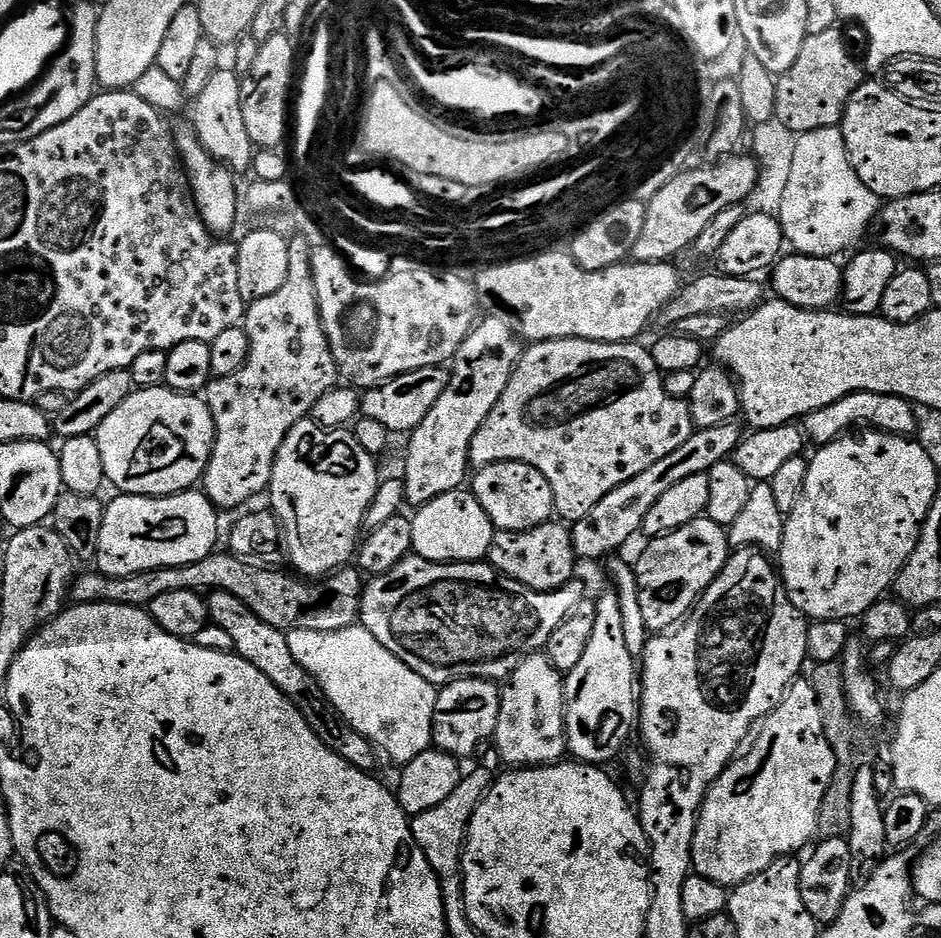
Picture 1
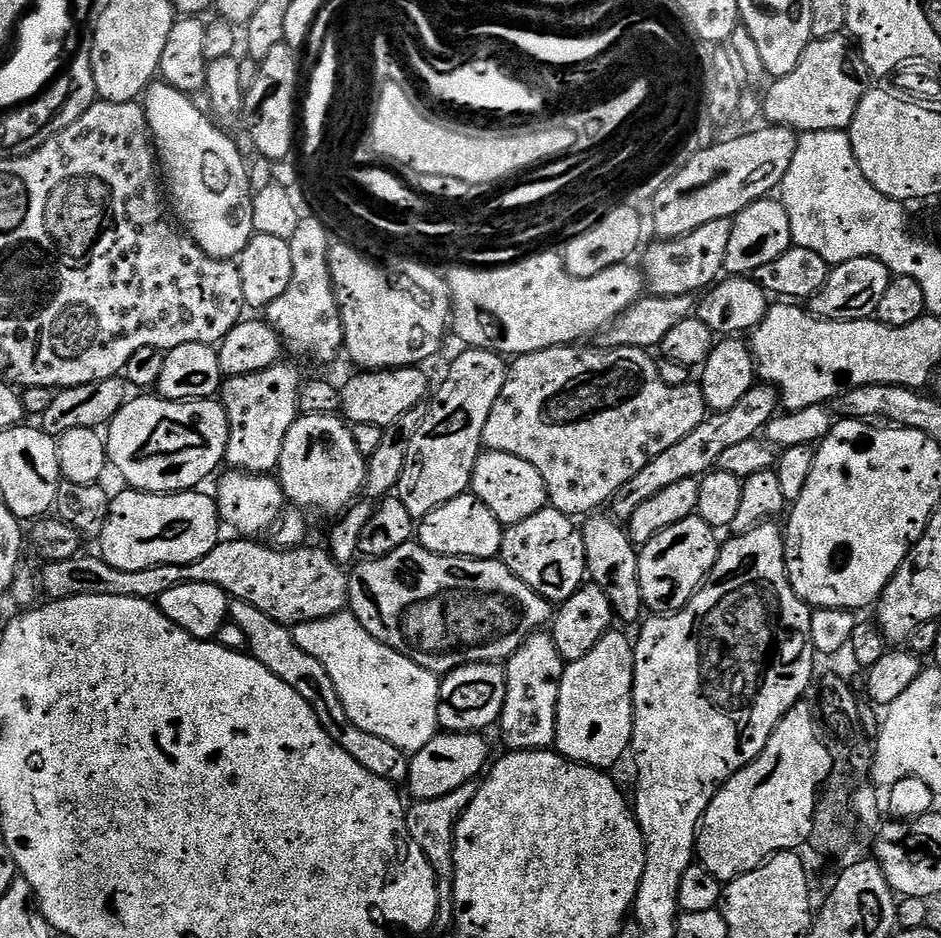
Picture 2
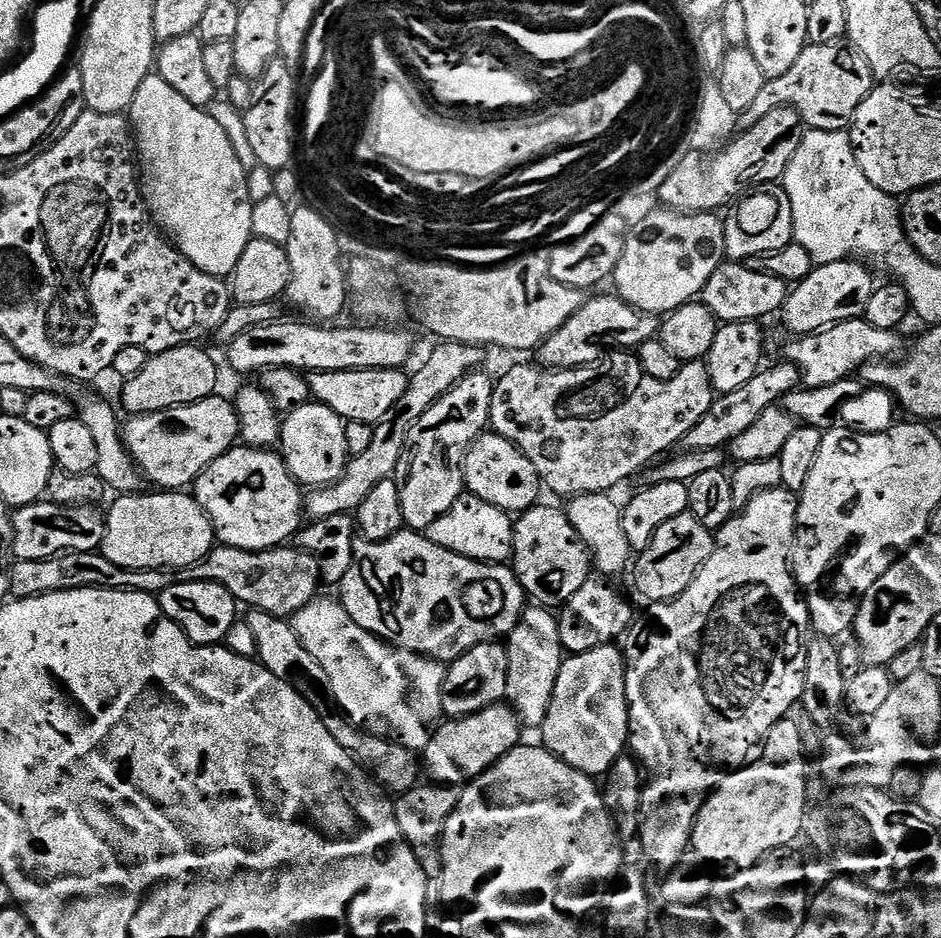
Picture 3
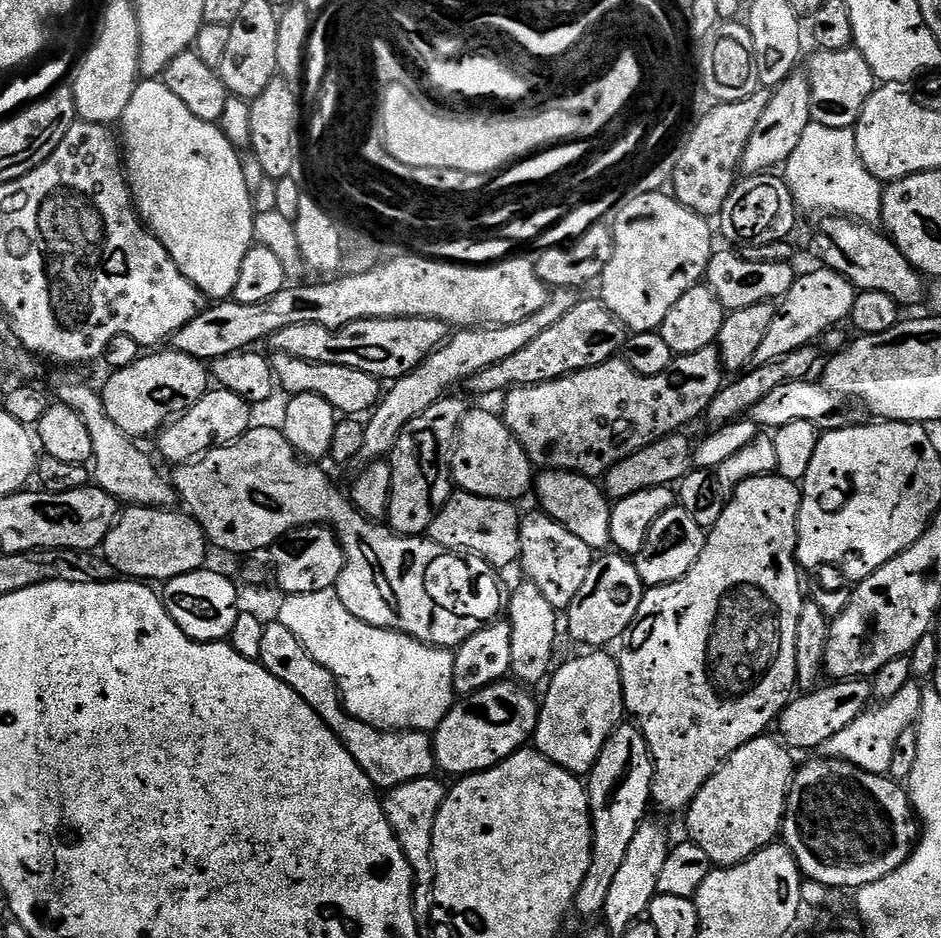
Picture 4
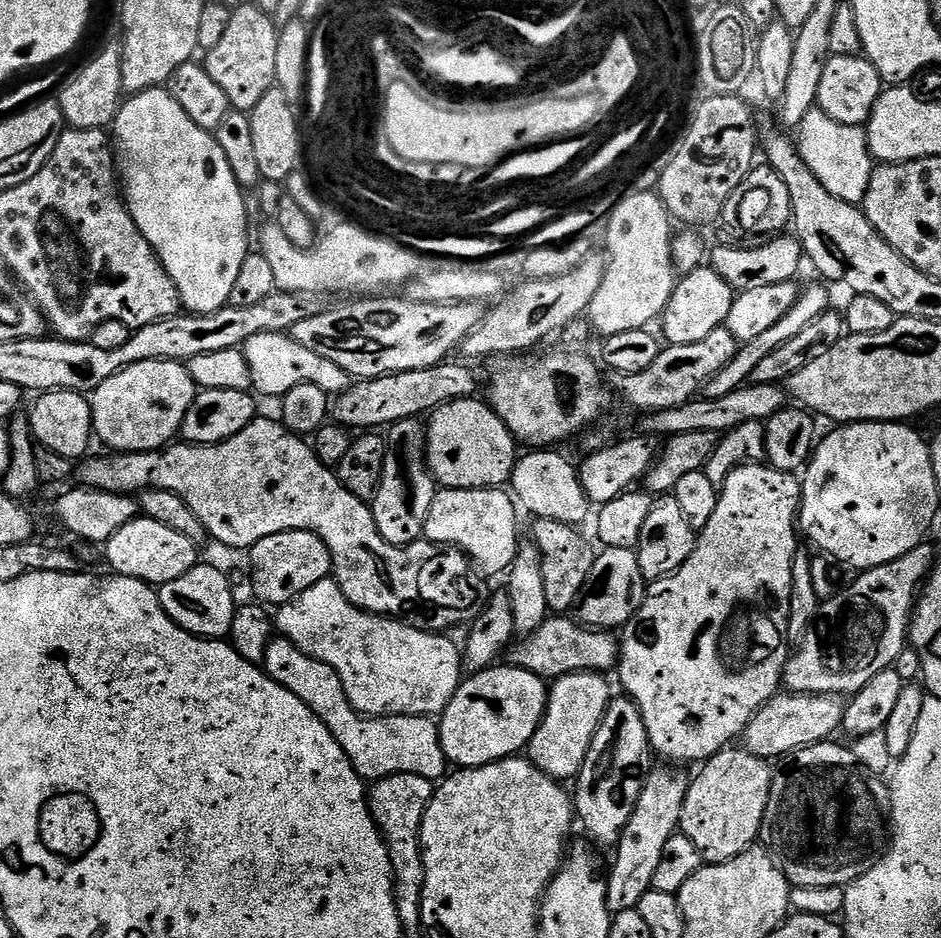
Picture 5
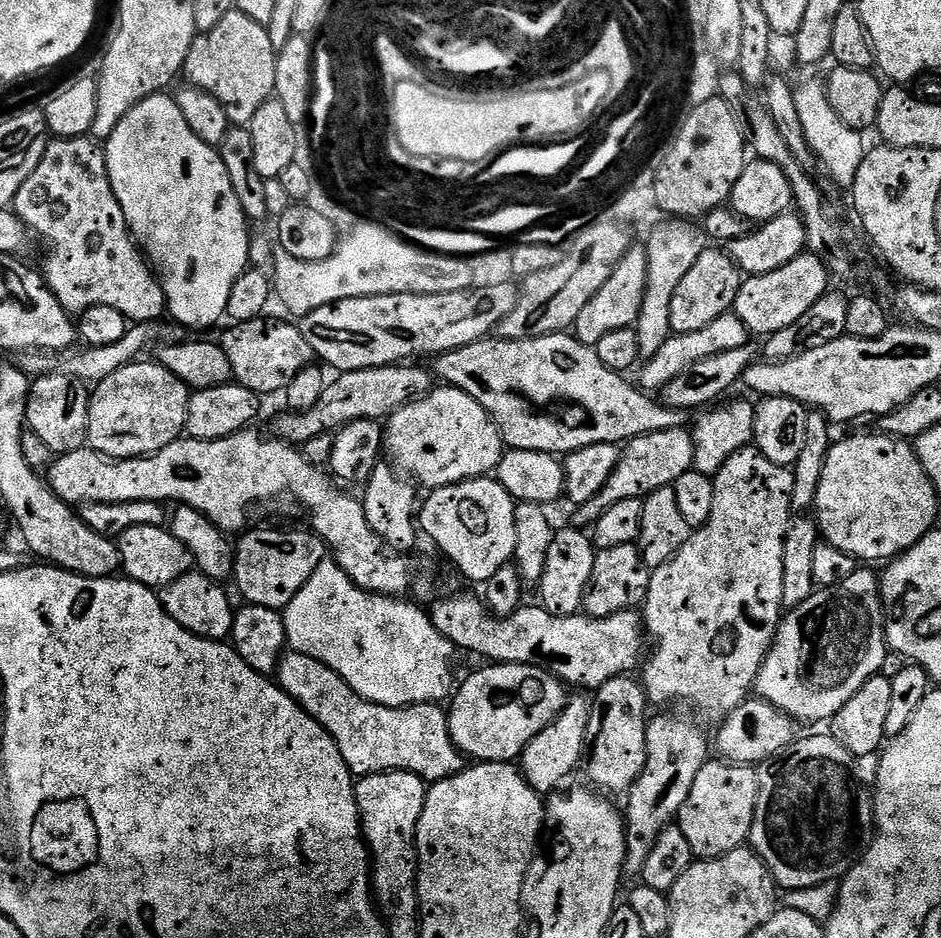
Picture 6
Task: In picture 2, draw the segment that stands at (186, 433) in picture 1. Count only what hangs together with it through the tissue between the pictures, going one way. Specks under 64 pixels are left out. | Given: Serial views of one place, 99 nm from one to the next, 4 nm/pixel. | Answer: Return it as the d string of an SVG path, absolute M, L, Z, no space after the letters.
M140 394L137 400L129 399L120 407L118 414L110 421L106 428L106 443L108 445L108 458L111 467L120 471L120 476L125 480L129 489L137 492L158 492L161 494L175 494L178 492L190 492L201 487L200 483L215 470L219 464L225 463L224 455L228 449L228 415L219 399L207 400L162 400L156 394Z

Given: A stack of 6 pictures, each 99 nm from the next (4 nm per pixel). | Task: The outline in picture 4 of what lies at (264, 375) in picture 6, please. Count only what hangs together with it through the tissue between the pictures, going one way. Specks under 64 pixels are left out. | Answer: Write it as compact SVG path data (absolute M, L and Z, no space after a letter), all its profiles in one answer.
M281 352L275 353L271 357L271 361L272 372L276 375L276 383L283 391L284 388L288 391L289 397L298 394L318 394L322 398L326 398L326 402L330 402L330 406L334 406L337 413L348 418L363 417L365 414L371 413L372 409L380 402L381 381L362 370L354 370L350 366L315 364Z

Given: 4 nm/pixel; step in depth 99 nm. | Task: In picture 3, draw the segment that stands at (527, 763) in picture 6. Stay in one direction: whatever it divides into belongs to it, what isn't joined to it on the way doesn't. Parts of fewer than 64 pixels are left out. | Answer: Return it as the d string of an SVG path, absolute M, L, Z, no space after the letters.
M615 643L603 644L594 650L586 650L569 655L564 661L562 670L558 674L558 682L554 686L554 698L550 698L550 710L546 714L542 725L542 733L544 732L543 747L552 752L562 762L566 762L570 766L574 766L574 770L585 772L587 776L593 778L603 777L612 769L612 764L619 756L625 755L628 743L628 699L626 698L626 678L624 677L624 653Z

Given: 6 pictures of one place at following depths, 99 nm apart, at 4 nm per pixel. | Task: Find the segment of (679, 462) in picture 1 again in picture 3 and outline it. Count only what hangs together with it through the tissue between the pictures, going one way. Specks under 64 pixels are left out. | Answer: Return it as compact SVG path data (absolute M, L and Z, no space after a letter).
M791 362L783 363L772 364L769 368L768 365L761 367L760 371L754 374L754 378L746 382L746 386L738 386L738 390L717 395L712 401L710 410L706 410L702 418L698 418L698 426L694 426L694 430L684 435L683 447L688 450L727 449L732 440L753 426L764 410L779 405L786 394L801 387L800 369Z

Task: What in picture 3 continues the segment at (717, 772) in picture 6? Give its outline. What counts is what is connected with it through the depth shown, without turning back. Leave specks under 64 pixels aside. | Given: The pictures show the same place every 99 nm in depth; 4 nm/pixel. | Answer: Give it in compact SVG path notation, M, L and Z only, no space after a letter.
M792 718L779 720L768 732L763 748L760 760L753 759L729 771L721 779L719 786L709 792L708 799L696 816L696 825L692 827L691 851L702 854L702 858L706 858L713 866L729 864L729 869L732 870L753 868L761 860L771 857L775 848L784 848L796 839L801 839L810 801L808 802L808 764L804 761L804 740L800 737L799 726Z

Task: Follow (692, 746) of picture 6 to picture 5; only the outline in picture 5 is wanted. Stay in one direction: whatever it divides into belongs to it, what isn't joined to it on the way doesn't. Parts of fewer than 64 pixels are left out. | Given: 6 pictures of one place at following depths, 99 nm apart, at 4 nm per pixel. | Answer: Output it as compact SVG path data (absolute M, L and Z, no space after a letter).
M664 766L668 768L653 767L648 773L646 782L642 786L642 794L638 798L638 806L634 806L634 814L630 814L630 822L622 830L622 838L617 841L614 847L616 861L612 864L612 869L607 869L606 879L608 889L606 890L606 902L608 911L615 914L625 912L631 908L639 909L642 902L642 894L646 894L652 889L654 873L658 867L658 861L662 858L662 849L666 847L666 841L670 839L680 826L682 818L682 806L686 802L686 794L690 783L689 773L676 766Z

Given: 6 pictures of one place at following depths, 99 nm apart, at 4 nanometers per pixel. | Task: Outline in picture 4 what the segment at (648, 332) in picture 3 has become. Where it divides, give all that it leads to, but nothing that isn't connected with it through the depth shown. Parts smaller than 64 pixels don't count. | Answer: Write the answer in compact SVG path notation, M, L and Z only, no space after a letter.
M577 299L570 311L562 314L562 318L554 322L554 326L542 330L542 334L538 334L538 338L534 338L530 346L474 374L466 381L466 388L469 388L476 396L488 396L491 392L507 393L509 388L526 388L529 384L545 384L551 380L569 376L571 372L581 372L613 359L624 347L625 339L626 329L623 322L605 306L603 300Z

